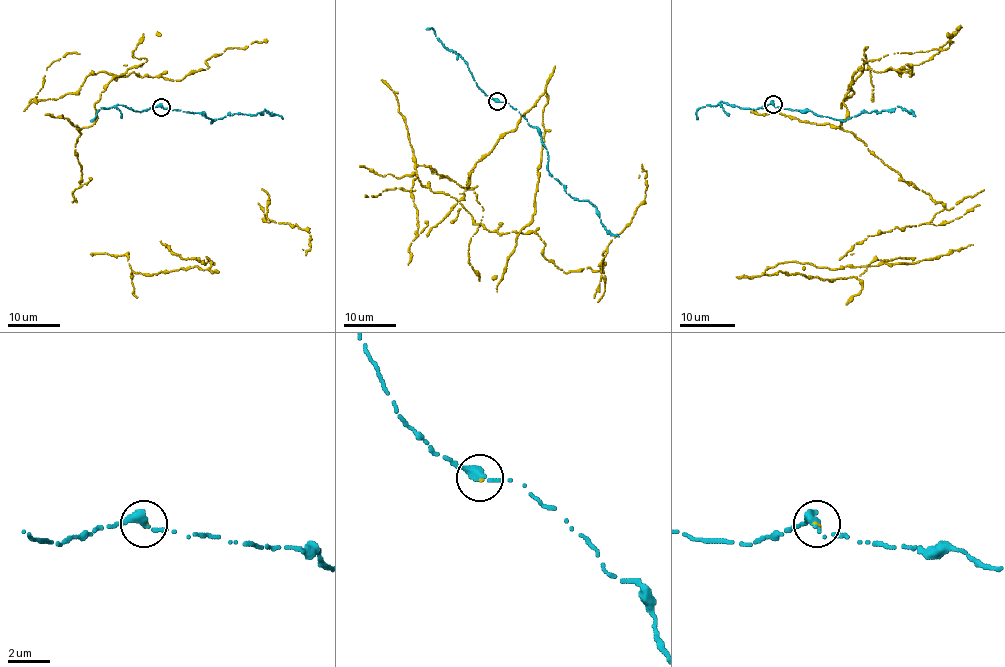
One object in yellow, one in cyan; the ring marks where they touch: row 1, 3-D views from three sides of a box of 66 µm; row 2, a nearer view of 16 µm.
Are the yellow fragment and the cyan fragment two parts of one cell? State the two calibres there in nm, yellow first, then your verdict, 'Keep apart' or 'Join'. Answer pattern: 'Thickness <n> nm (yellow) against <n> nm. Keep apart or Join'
Thickness 100 nm (yellow) against 360 nm. Join

